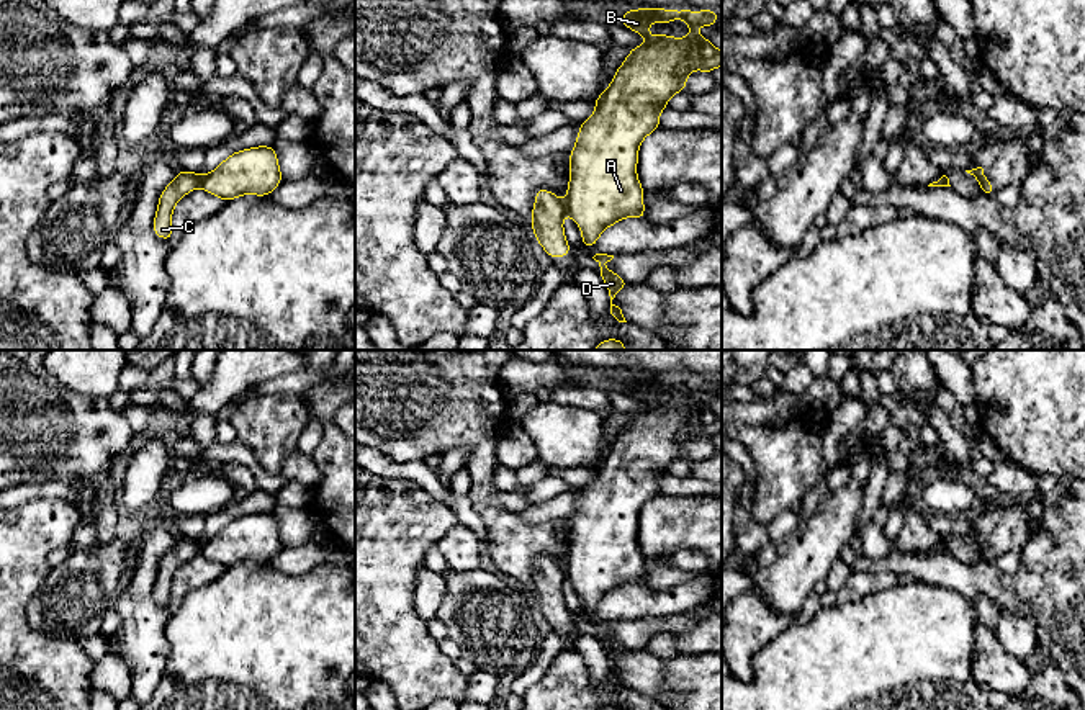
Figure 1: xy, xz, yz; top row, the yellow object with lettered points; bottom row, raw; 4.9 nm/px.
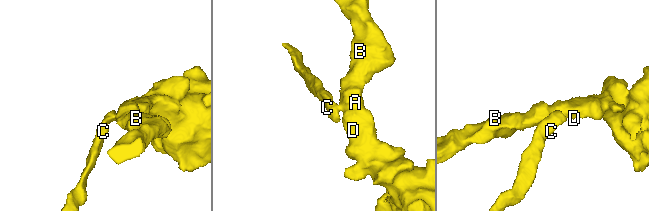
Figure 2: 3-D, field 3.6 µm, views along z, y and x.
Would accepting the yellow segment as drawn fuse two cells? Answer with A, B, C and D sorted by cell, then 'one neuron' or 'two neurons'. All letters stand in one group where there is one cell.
A B D / C | two neurons

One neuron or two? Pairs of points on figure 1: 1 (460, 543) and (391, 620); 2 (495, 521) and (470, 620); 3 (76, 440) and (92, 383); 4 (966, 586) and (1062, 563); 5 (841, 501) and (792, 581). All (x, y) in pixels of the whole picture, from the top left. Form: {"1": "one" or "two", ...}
{"1": "two", "2": "two", "3": "two", "4": "one", "5": "one"}

